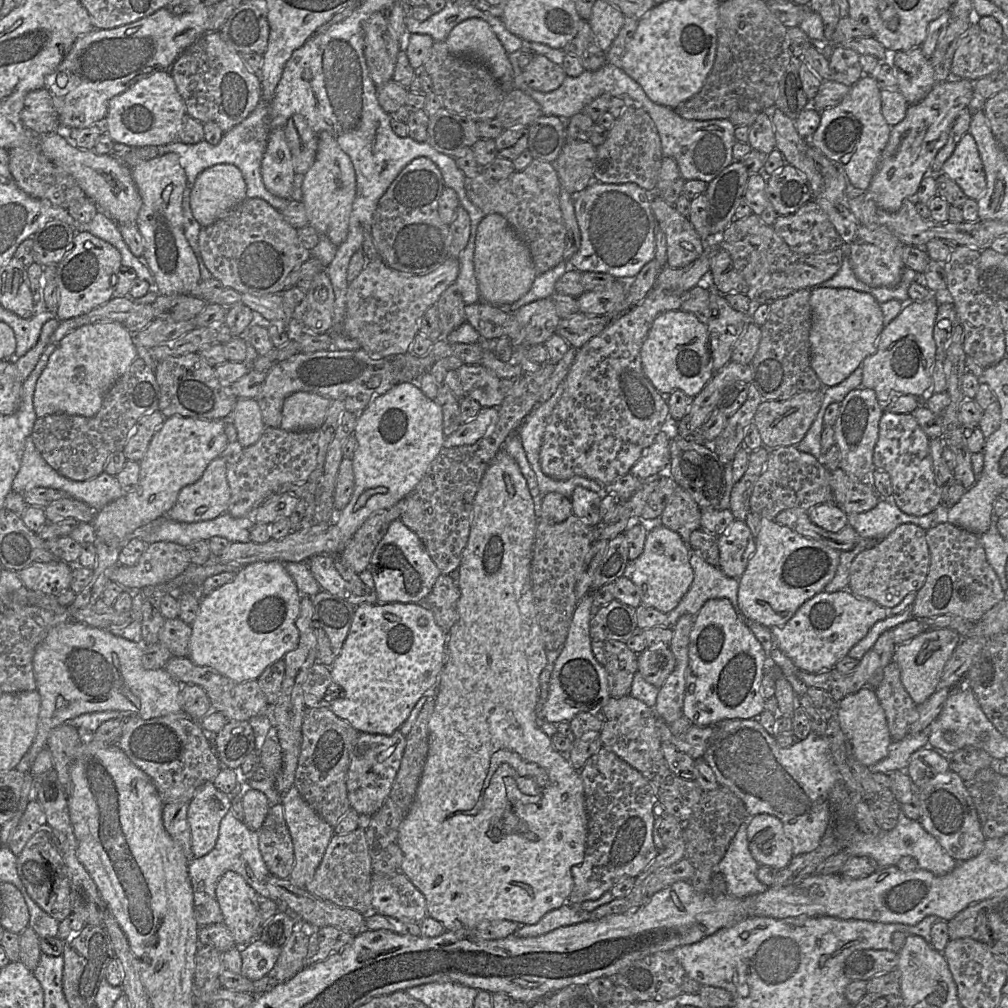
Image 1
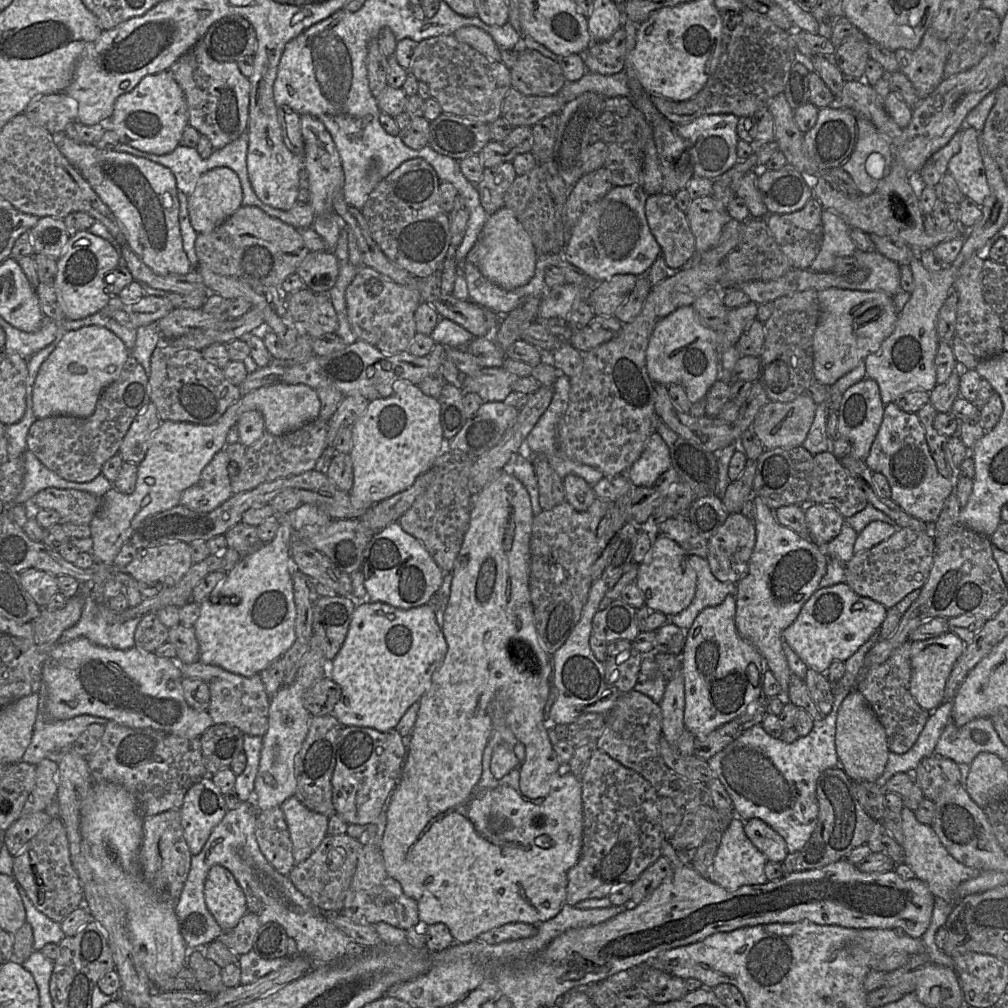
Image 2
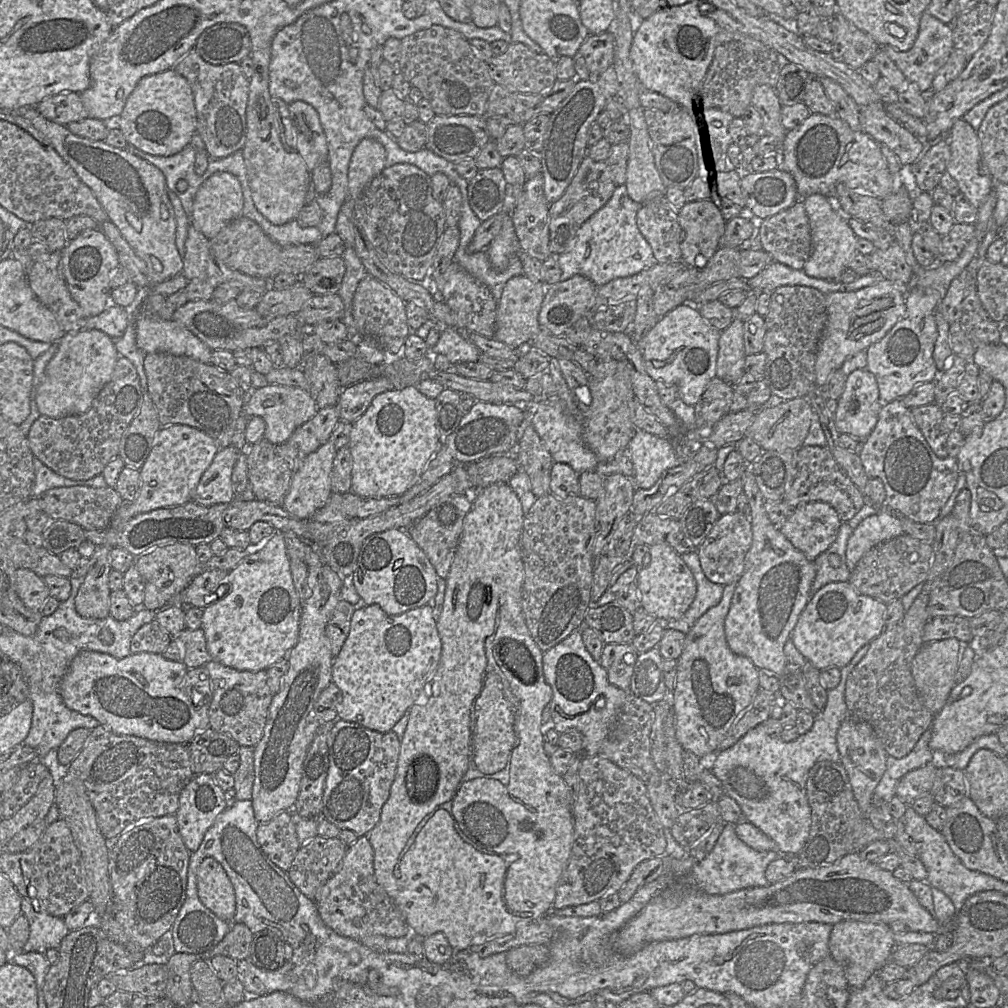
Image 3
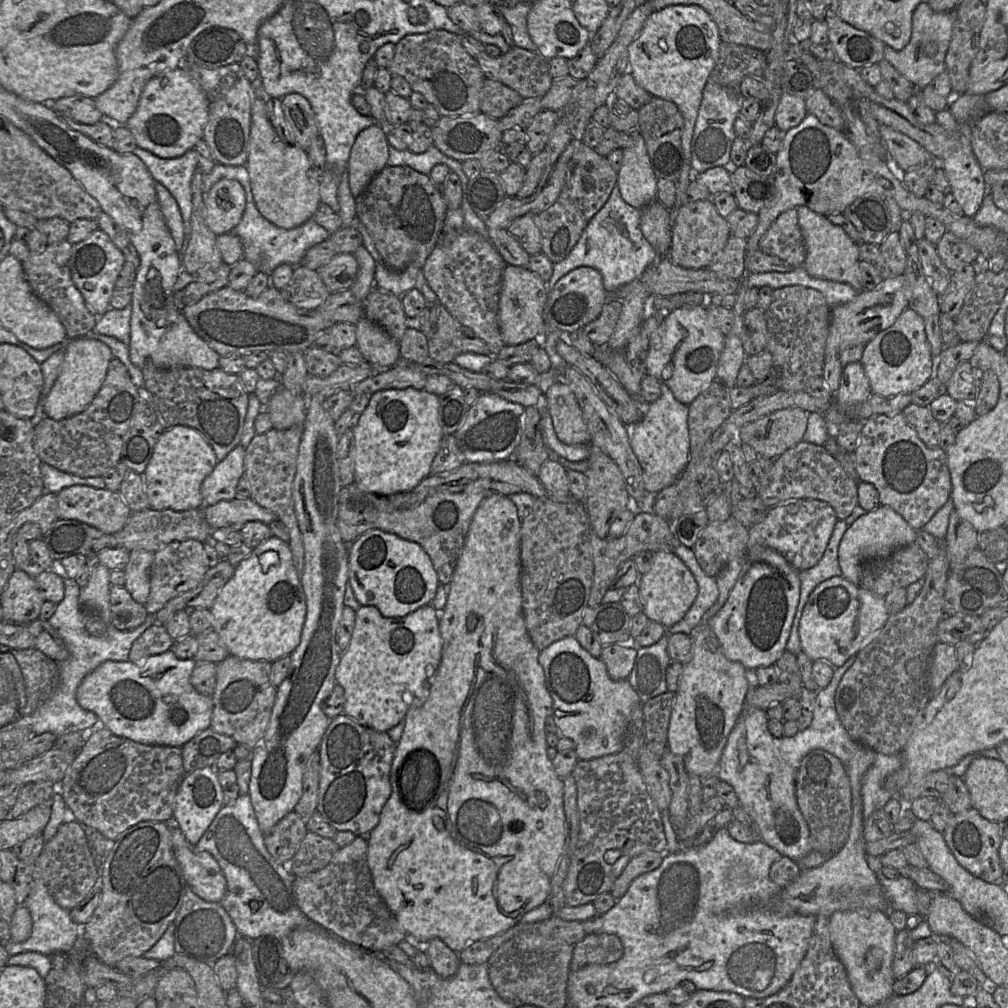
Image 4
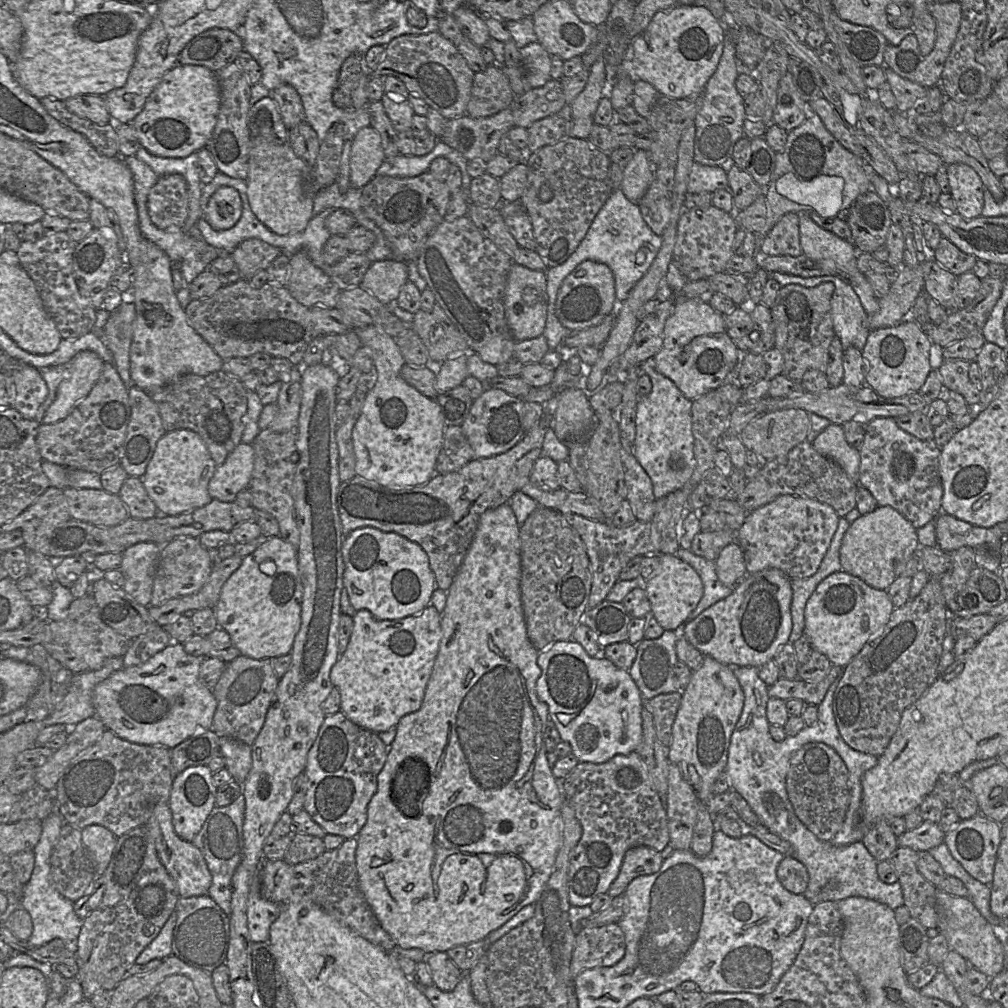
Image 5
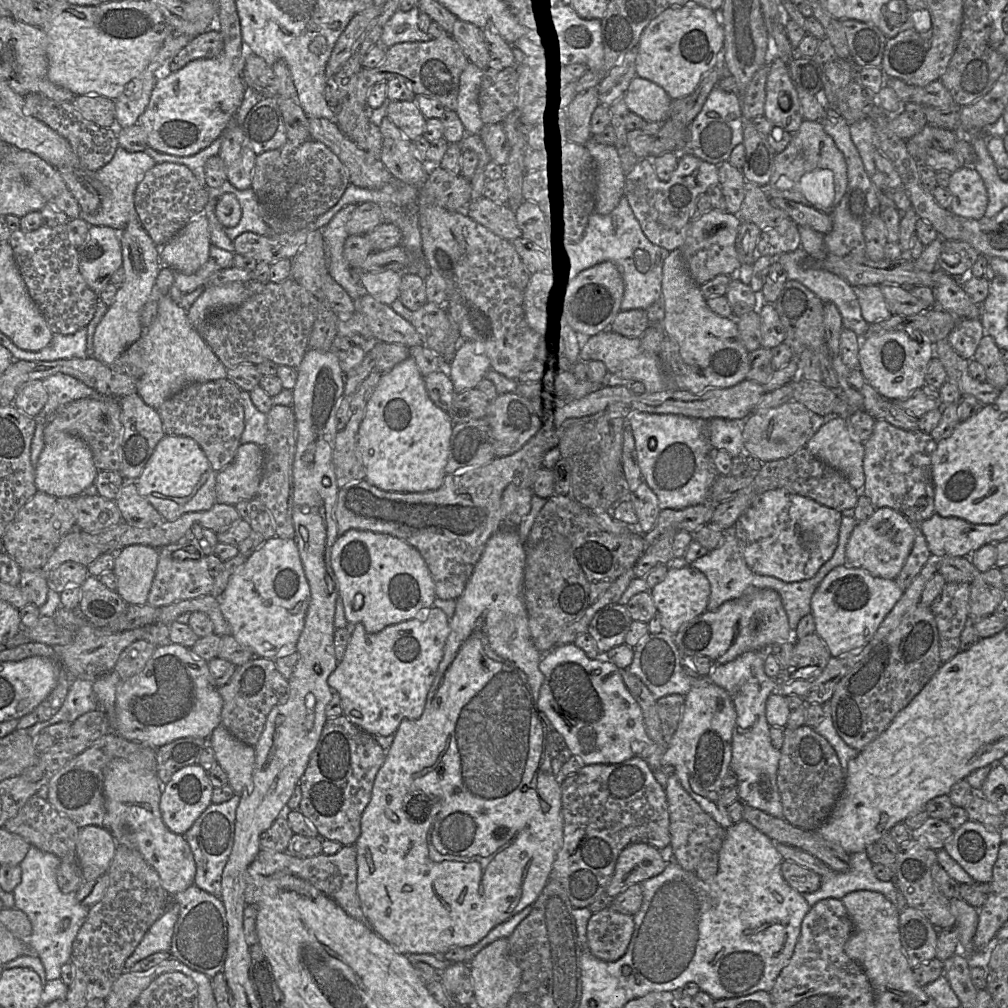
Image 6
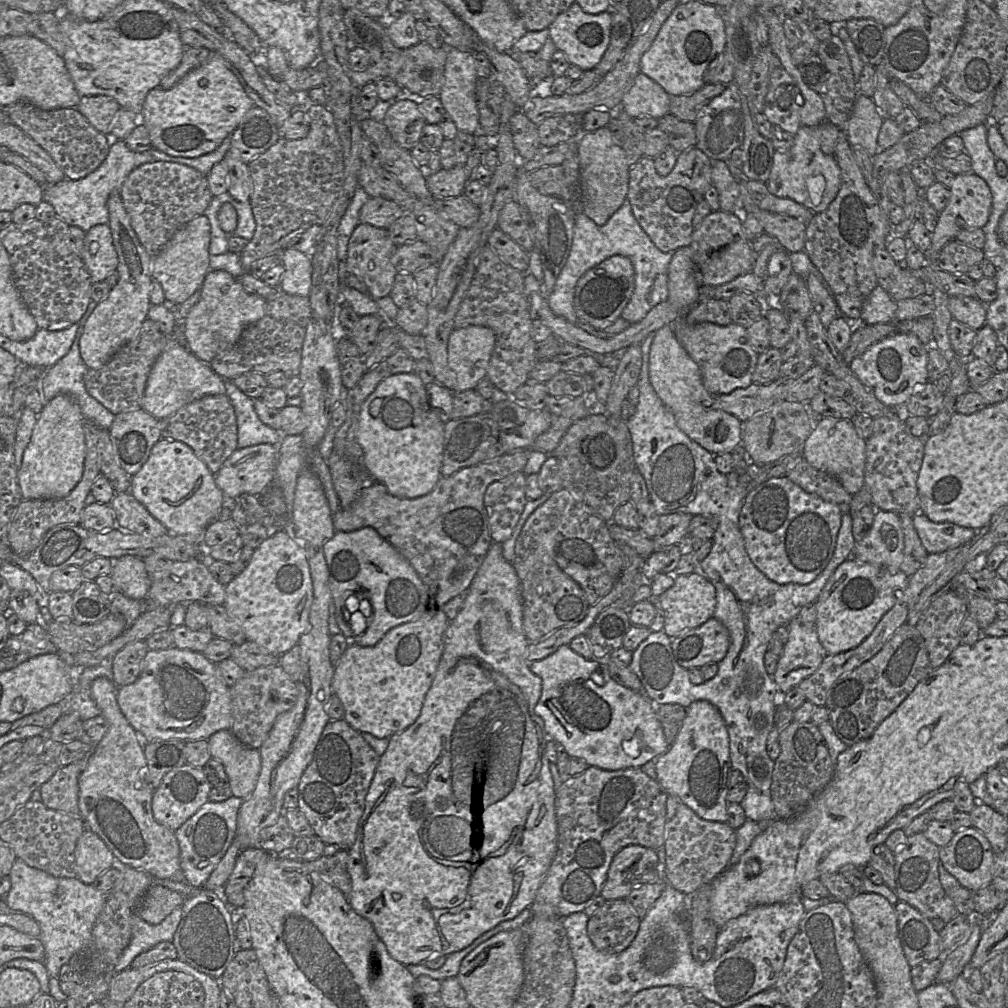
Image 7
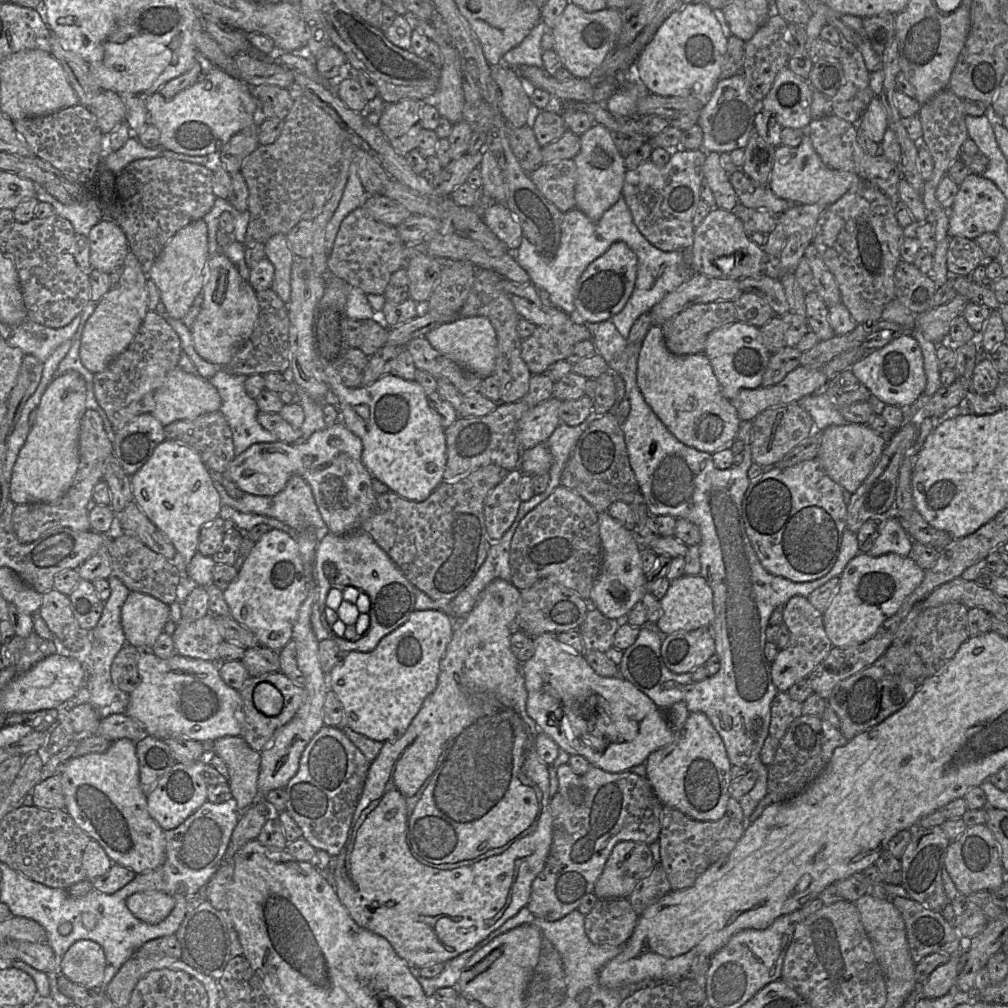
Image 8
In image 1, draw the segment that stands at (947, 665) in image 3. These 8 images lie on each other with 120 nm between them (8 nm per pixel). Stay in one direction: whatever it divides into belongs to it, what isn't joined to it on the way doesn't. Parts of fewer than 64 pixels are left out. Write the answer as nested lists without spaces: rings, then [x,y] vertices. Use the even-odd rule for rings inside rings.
[[[950,628],[927,629],[896,647],[893,661],[898,664],[901,681],[917,705],[925,702],[938,689],[944,666],[961,640],[962,636]]]

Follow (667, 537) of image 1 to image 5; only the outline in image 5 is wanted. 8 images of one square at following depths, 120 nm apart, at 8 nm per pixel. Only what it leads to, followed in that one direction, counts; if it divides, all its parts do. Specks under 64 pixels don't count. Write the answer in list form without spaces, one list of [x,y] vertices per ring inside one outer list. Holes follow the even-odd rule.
[[[661,554],[660,572],[646,581],[645,591],[651,605],[651,615],[664,630],[674,631],[687,622],[700,602],[704,588],[700,576],[692,566],[675,555]]]

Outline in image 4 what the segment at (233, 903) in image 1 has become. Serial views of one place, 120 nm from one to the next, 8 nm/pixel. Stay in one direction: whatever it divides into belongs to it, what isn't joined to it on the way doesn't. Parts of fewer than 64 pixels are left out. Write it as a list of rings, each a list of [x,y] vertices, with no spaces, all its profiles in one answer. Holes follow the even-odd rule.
[[[174,820],[171,826],[174,855],[182,870],[187,887],[206,902],[220,903],[226,893],[223,872],[207,851],[198,852],[191,845]]]

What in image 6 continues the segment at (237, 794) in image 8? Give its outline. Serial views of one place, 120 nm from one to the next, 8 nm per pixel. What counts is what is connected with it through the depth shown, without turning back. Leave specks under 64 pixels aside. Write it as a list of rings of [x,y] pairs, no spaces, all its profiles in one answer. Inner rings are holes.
[[[219,725],[209,737],[217,762],[228,776],[235,793],[242,793],[251,783],[255,768],[255,747],[233,736]]]

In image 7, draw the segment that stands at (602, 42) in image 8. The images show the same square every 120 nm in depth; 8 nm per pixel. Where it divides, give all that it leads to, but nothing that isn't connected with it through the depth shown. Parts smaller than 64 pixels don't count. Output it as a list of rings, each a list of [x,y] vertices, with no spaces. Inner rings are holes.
[[[577,3],[560,12],[548,26],[549,37],[556,50],[565,54],[566,60],[583,71],[593,70],[602,59],[610,42],[612,16],[610,11],[599,14],[585,13]]]

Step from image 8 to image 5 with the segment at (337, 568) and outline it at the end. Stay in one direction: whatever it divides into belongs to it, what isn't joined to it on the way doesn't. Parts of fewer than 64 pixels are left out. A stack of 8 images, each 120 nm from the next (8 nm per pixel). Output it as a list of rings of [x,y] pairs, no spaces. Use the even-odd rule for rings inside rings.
[[[360,528],[346,536],[341,546],[344,561],[343,585],[356,611],[366,609],[377,621],[401,620],[418,615],[430,604],[433,591],[437,588],[435,576],[426,552],[415,542],[396,534],[376,528]]]

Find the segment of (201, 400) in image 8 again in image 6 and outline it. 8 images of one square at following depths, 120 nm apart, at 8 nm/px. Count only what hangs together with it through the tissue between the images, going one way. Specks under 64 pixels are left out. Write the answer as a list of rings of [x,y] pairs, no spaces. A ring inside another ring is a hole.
[[[154,284],[149,299],[158,302],[158,312],[141,337],[144,373],[137,385],[137,393],[148,406],[158,410],[167,399],[187,385],[227,378],[228,370],[191,326],[187,312],[169,294],[162,295]]]

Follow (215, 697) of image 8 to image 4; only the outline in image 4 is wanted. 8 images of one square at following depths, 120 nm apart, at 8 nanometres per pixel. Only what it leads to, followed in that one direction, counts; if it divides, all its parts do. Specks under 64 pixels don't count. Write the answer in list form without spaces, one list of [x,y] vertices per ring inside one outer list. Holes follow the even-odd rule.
[[[171,650],[141,663],[106,661],[83,679],[76,691],[76,701],[81,708],[94,713],[100,726],[115,736],[150,746],[182,747],[211,724],[212,697],[199,693],[190,683],[196,664],[194,659],[177,658]]]

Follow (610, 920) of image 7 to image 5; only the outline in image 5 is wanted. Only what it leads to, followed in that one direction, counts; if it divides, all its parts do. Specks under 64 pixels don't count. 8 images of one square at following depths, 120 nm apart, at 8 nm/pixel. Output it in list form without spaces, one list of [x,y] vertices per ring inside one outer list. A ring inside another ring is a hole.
[[[618,923],[580,928],[570,967],[574,982],[586,969],[615,965],[624,957],[625,951],[625,935]]]

